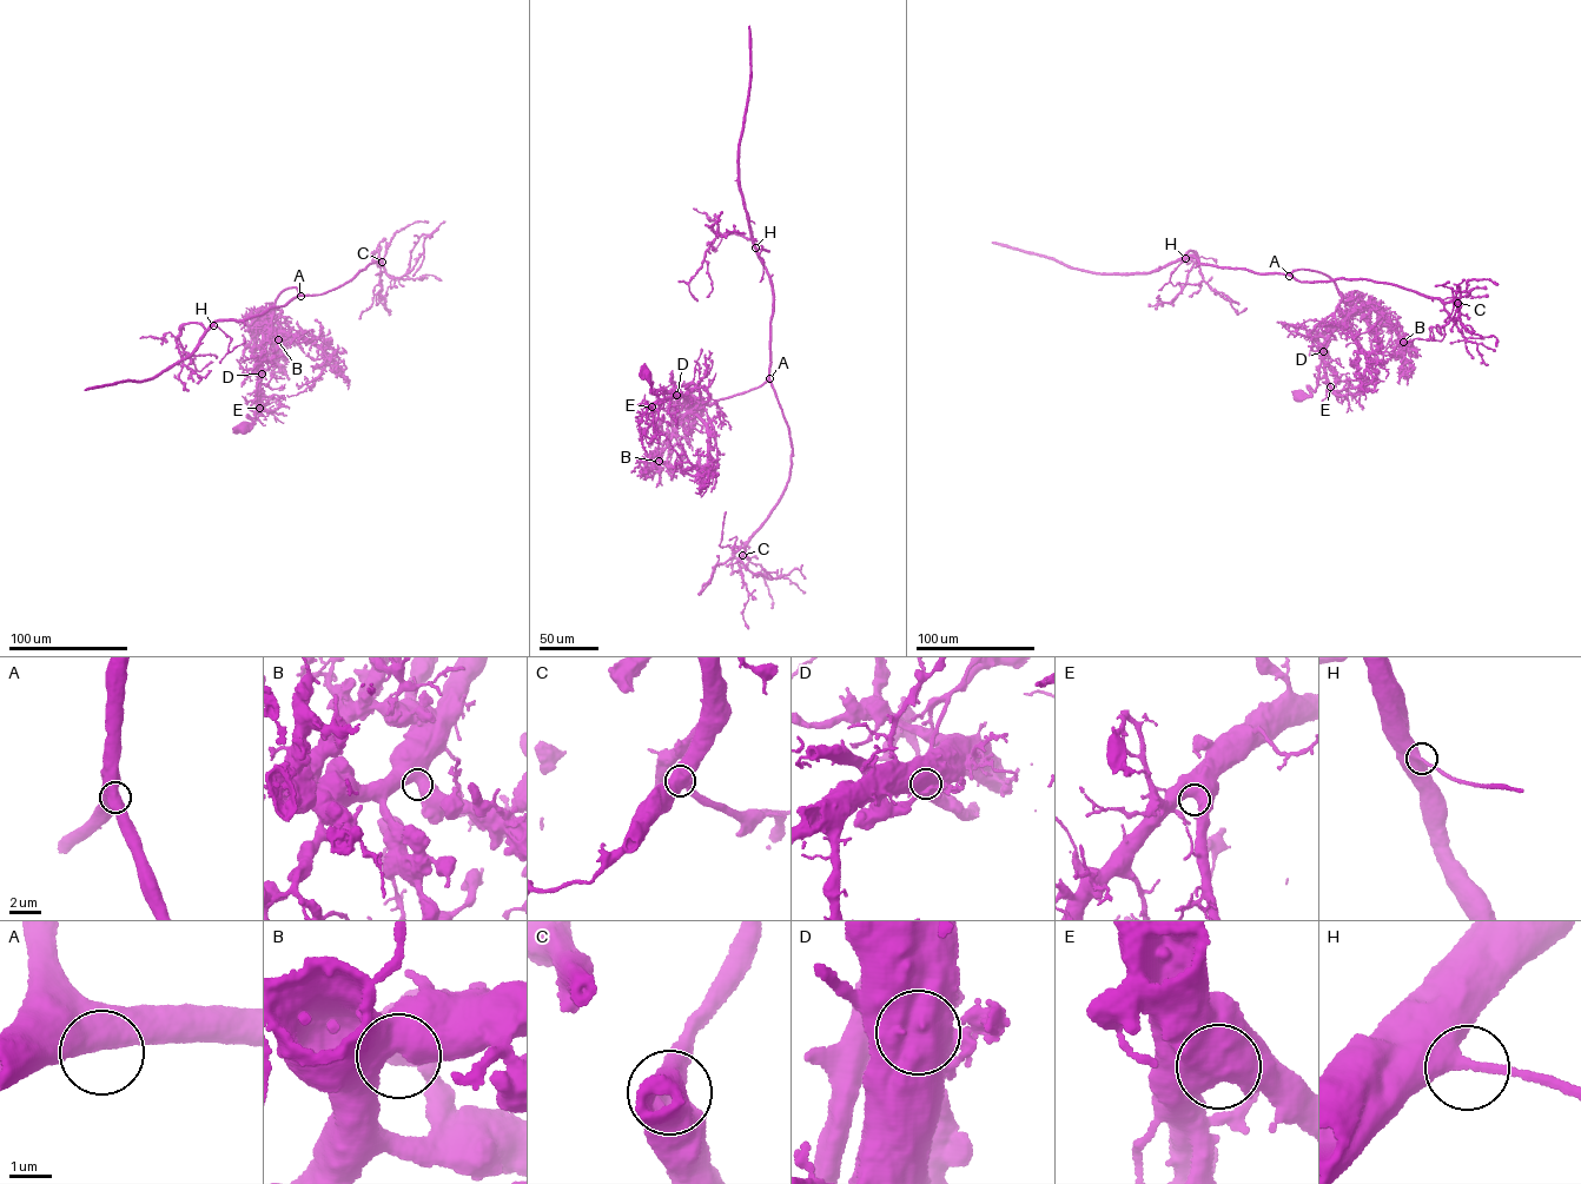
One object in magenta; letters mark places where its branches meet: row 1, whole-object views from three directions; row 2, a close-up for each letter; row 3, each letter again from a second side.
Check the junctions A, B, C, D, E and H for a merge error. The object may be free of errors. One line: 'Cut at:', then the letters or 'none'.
Cut at: D

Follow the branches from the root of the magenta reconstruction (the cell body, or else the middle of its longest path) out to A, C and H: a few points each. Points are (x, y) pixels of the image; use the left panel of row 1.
A: (242, 428), (253, 422), (247, 415), (255, 416), (257, 361), (269, 338), (275, 302), (291, 288), (301, 296)
C: (242, 428), (253, 422), (247, 415), (255, 415), (257, 361), (282, 292), (322, 293), (382, 262)
H: (242, 428), (253, 422), (247, 415), (255, 416), (257, 361), (275, 302), (297, 290), (284, 305), (213, 325)

